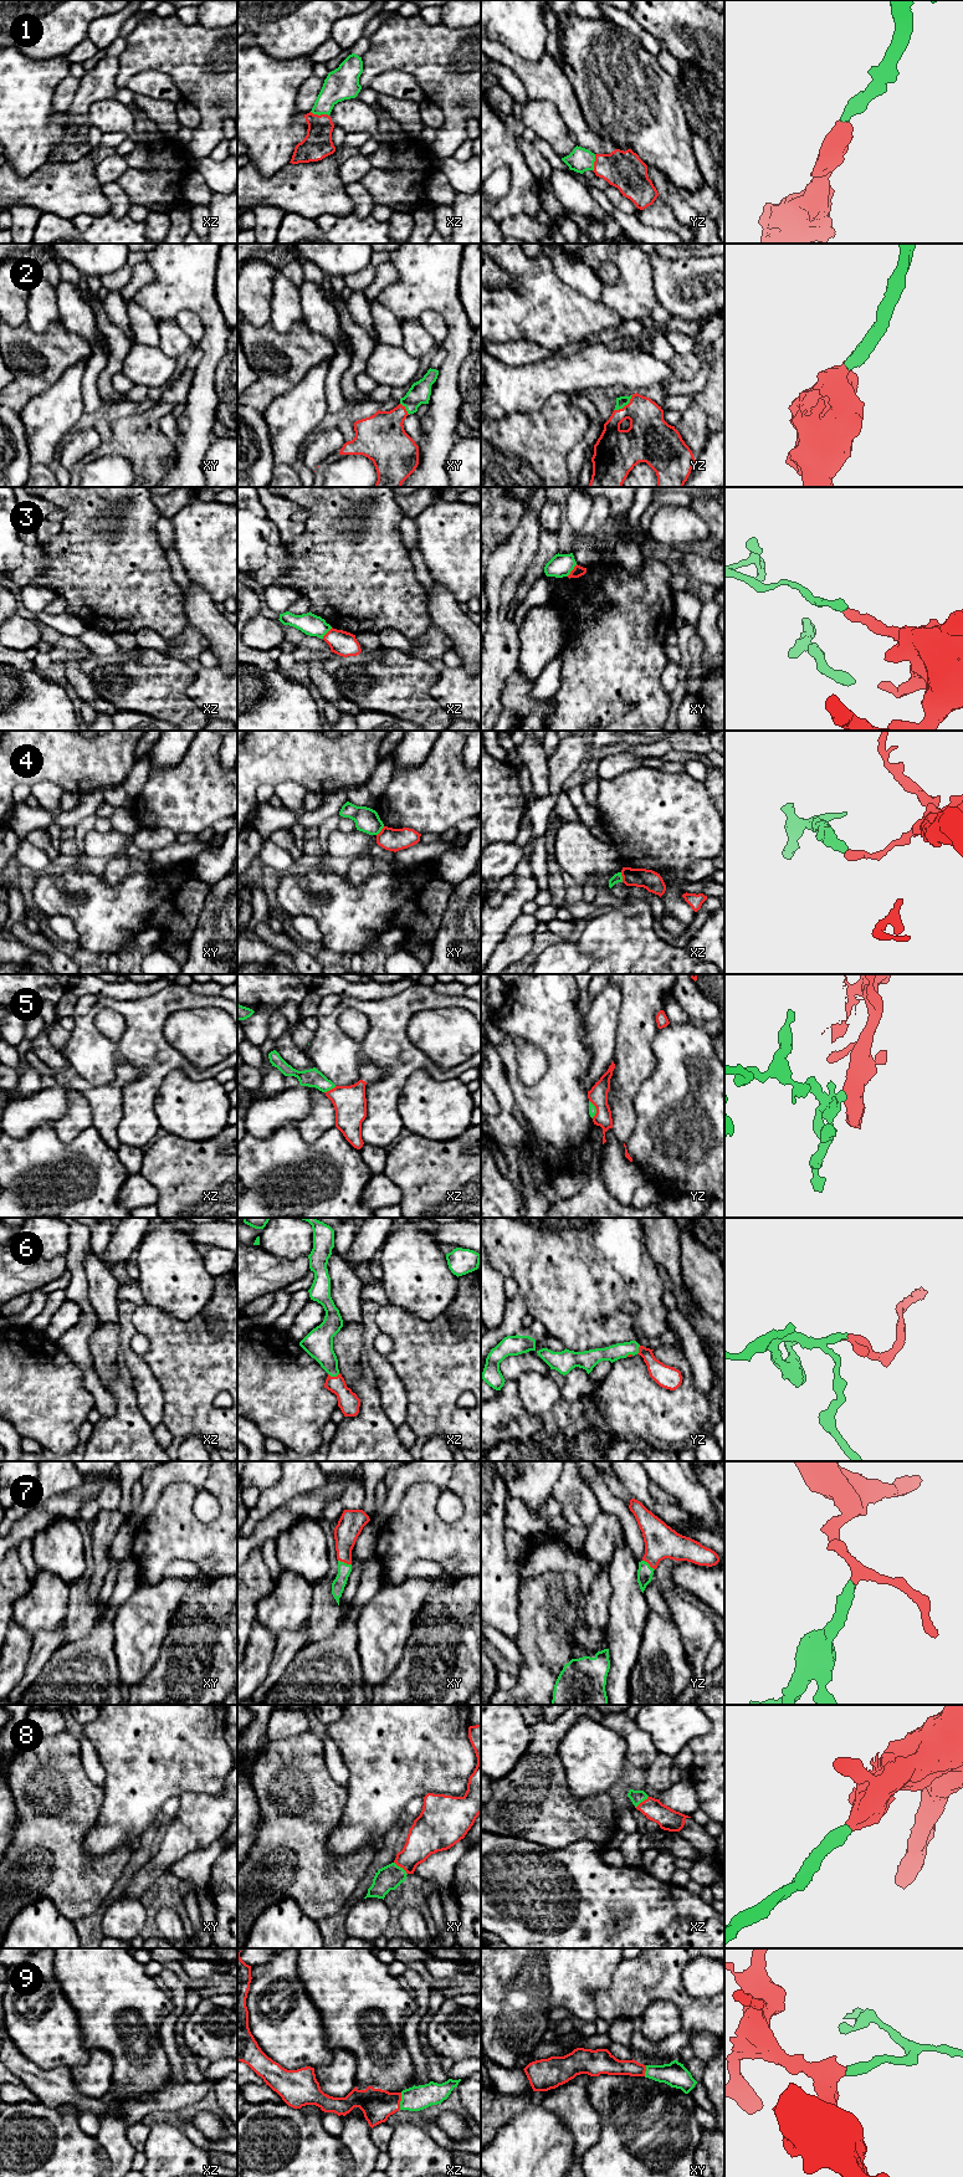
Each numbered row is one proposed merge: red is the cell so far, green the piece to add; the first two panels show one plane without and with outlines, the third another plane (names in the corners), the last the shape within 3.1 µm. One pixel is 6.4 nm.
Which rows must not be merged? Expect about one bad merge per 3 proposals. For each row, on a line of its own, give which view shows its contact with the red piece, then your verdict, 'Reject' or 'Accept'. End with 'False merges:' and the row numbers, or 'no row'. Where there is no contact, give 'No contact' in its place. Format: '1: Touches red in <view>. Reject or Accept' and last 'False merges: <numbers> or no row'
1: Touches red in xz. Accept
2: Touches red in yz. Accept
3: Touches red in xy. Reject
4: Touches red in xz. Reject
5: Touches red in xz. Accept
6: Touches red in xz. Accept
7: Touches red in xy. Accept
8: Touches red in xy. Accept
9: Touches red in xz. Accept
False merges: 3, 4

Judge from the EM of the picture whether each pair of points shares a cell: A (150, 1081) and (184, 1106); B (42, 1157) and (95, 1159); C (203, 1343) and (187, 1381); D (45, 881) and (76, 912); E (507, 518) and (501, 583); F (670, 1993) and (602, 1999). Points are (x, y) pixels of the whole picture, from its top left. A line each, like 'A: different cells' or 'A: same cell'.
A: different cells
B: same cell
C: same cell
D: same cell
E: different cells
F: same cell

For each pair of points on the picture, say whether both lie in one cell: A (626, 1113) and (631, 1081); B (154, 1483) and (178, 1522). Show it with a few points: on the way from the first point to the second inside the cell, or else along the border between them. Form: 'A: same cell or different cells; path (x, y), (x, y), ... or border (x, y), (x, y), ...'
A: same cell; path (626, 1106), (626, 1089)
B: different cells; border (188, 1483), (170, 1483), (144, 1519)

